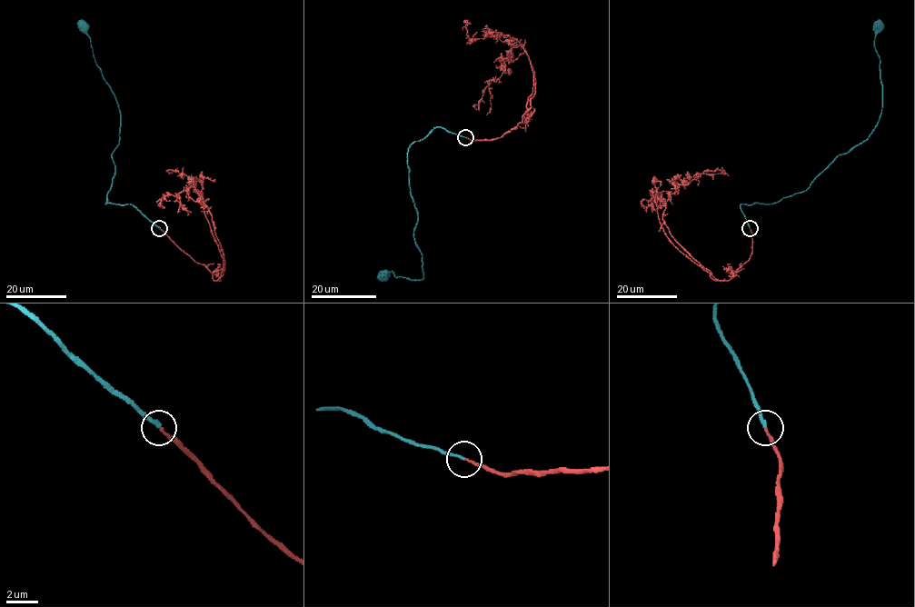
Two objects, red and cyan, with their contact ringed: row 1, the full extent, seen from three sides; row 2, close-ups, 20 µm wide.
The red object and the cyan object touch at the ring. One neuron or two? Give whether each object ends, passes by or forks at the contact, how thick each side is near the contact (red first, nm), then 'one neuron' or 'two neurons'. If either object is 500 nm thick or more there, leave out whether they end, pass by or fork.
red ends there; cyan ends there; 170 nm thick on the red side, 190 nm on the other; one neuron

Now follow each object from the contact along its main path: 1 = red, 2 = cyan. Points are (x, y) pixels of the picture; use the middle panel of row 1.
1: (466, 137), (496, 139), (522, 123), (535, 79), (522, 44), (490, 82), (491, 107)
2: (465, 137), (435, 127), (409, 148), (423, 278), (384, 274)

